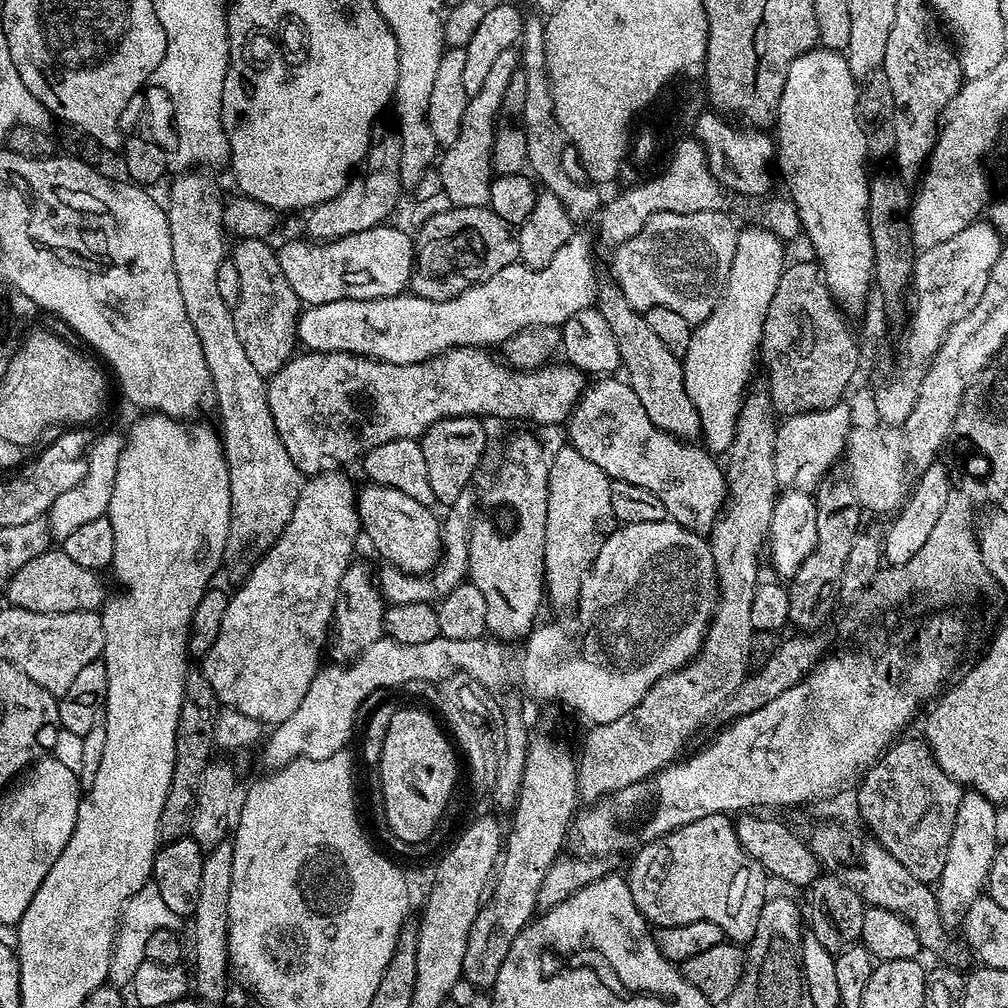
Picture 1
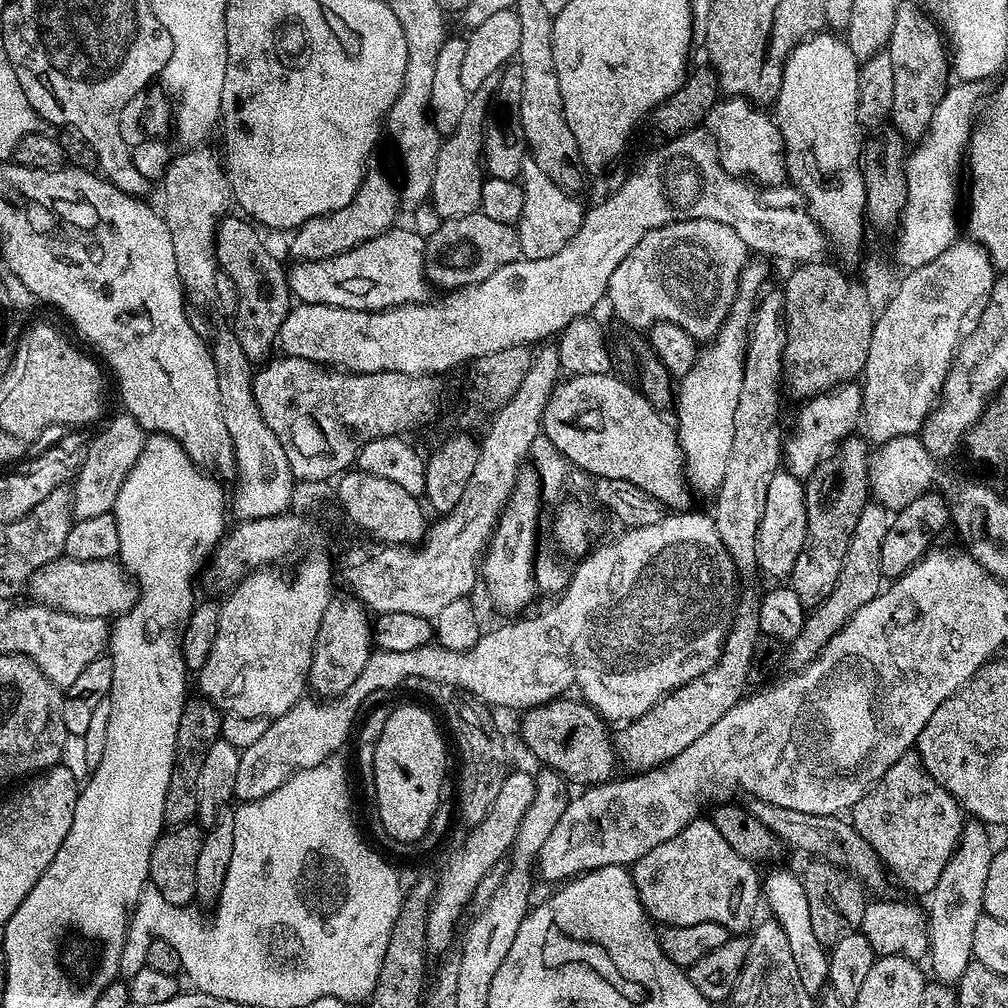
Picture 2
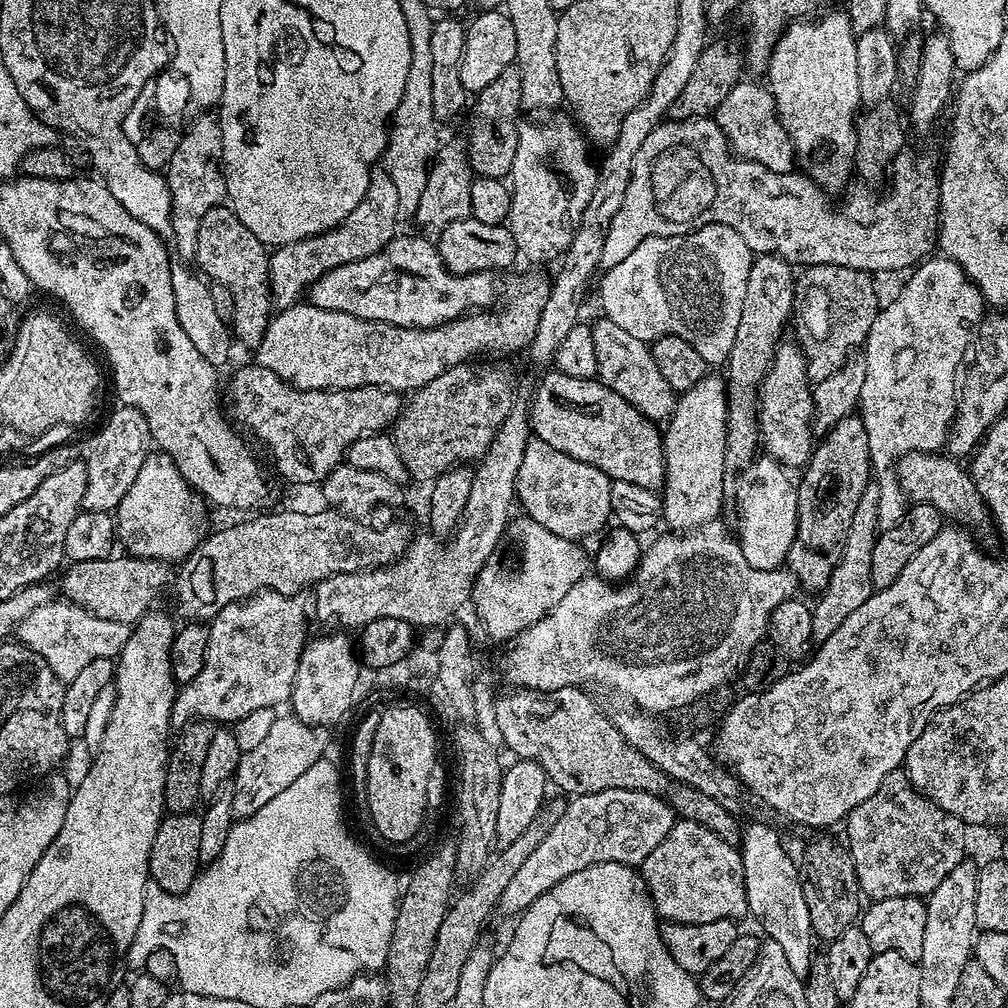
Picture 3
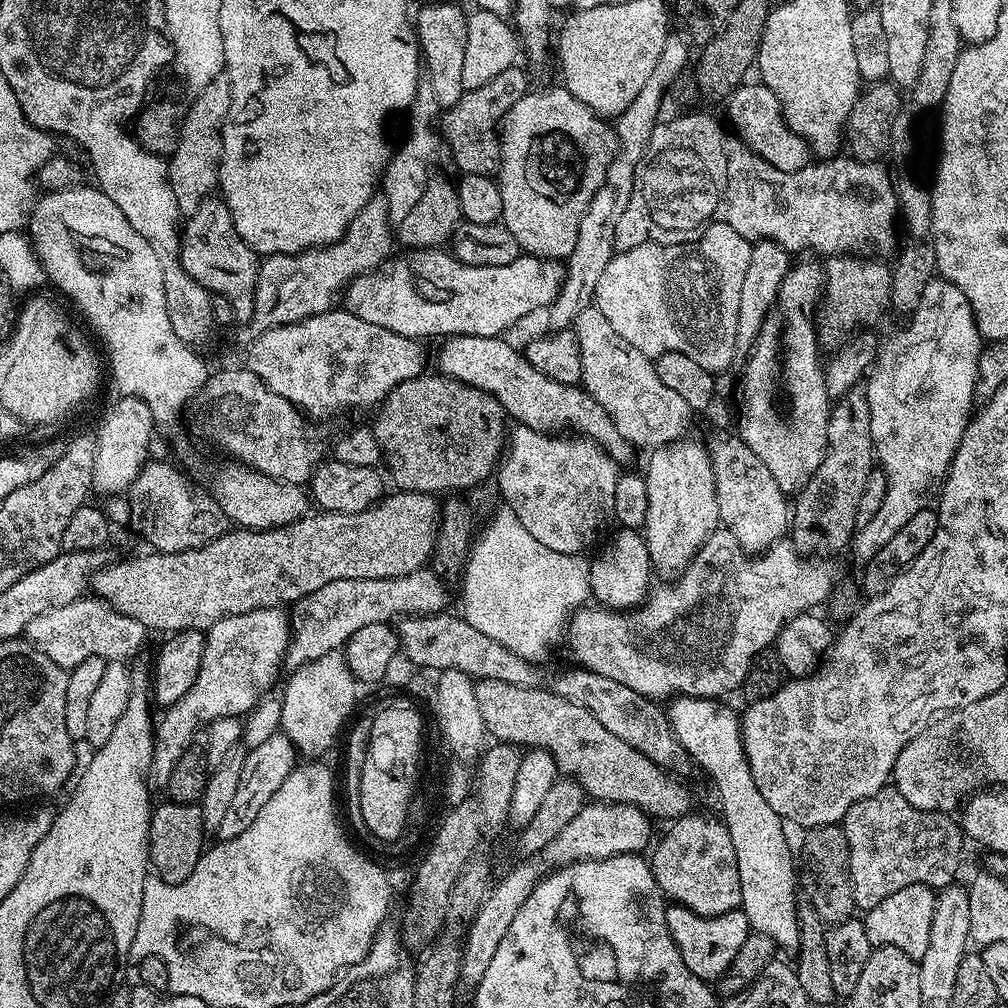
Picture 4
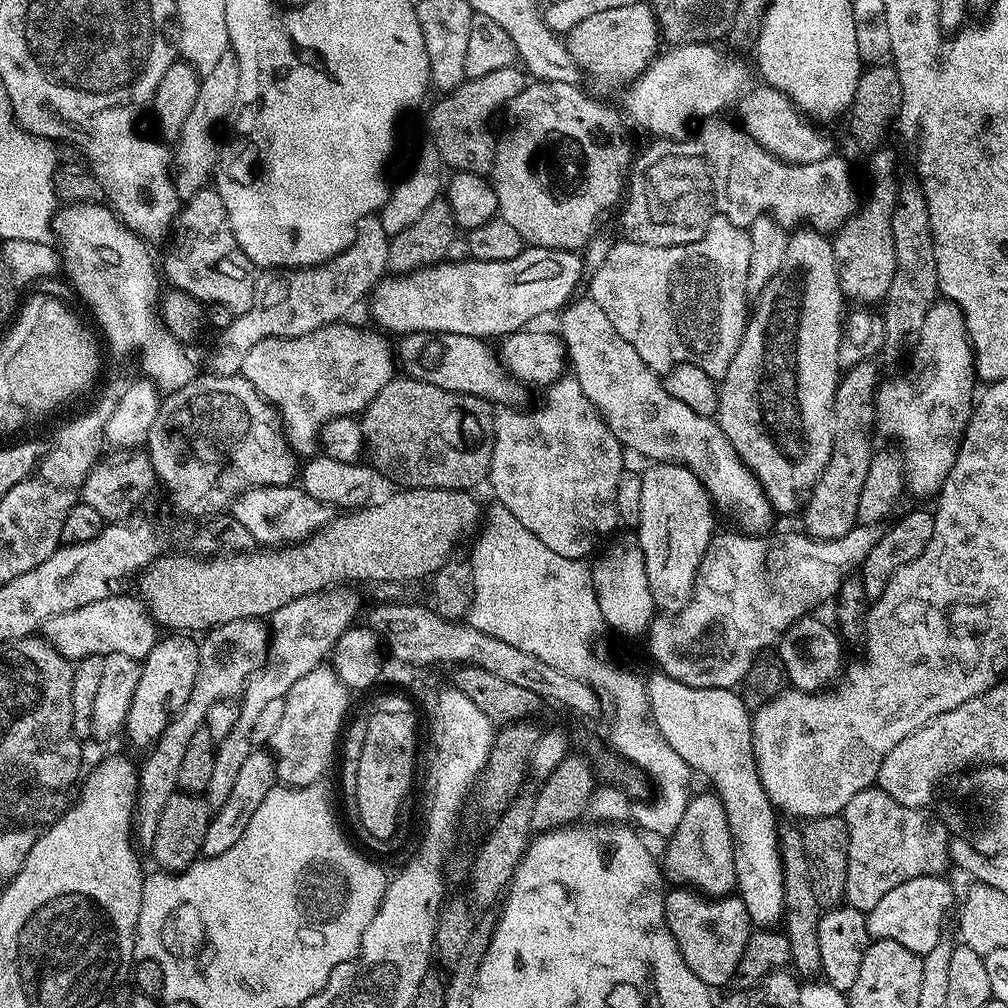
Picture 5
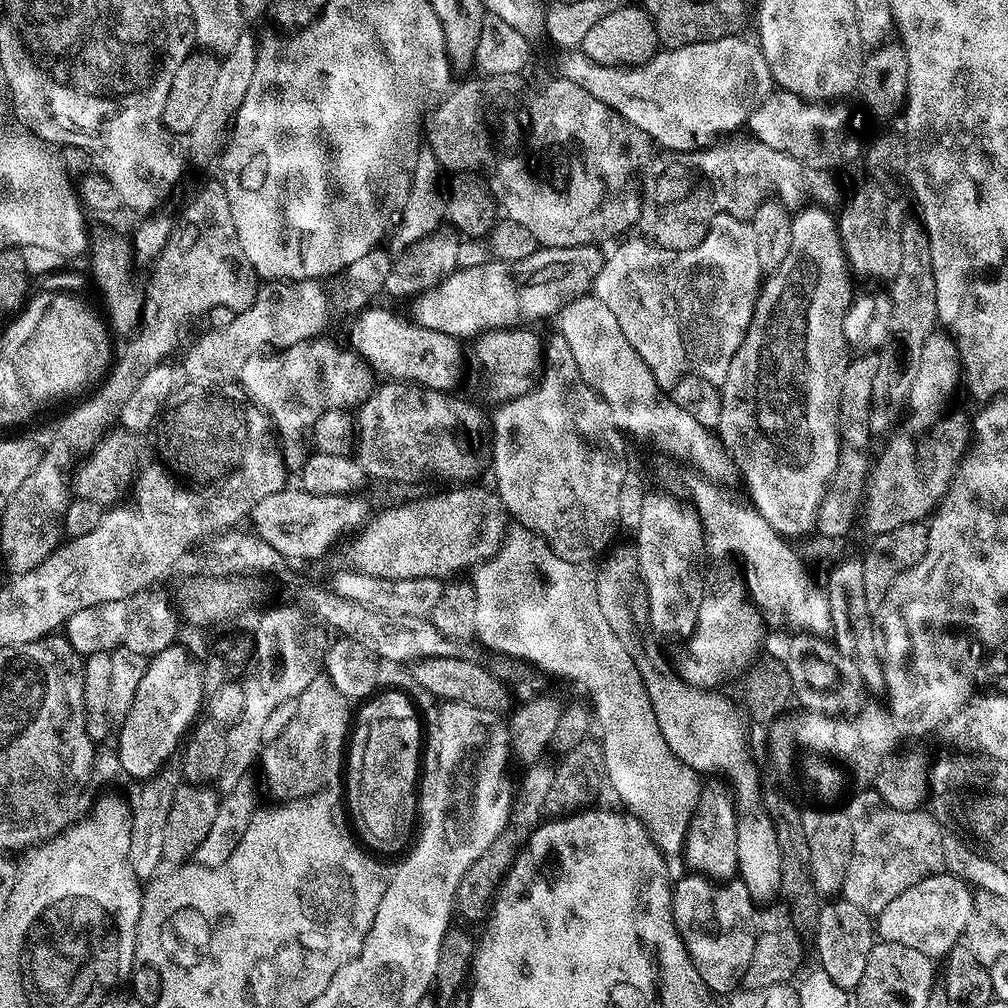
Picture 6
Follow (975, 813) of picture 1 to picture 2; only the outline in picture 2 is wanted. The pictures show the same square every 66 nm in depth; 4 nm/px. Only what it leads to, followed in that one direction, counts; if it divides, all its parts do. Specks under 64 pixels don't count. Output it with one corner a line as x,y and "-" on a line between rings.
979,822
965,823
960,841
956,844
938,886
926,900
928,918
928,950
932,960
932,972
937,981
944,986
955,985
962,978
962,970
973,963
974,926
984,911
984,891
986,874
990,874
990,862
994,855
989,829

